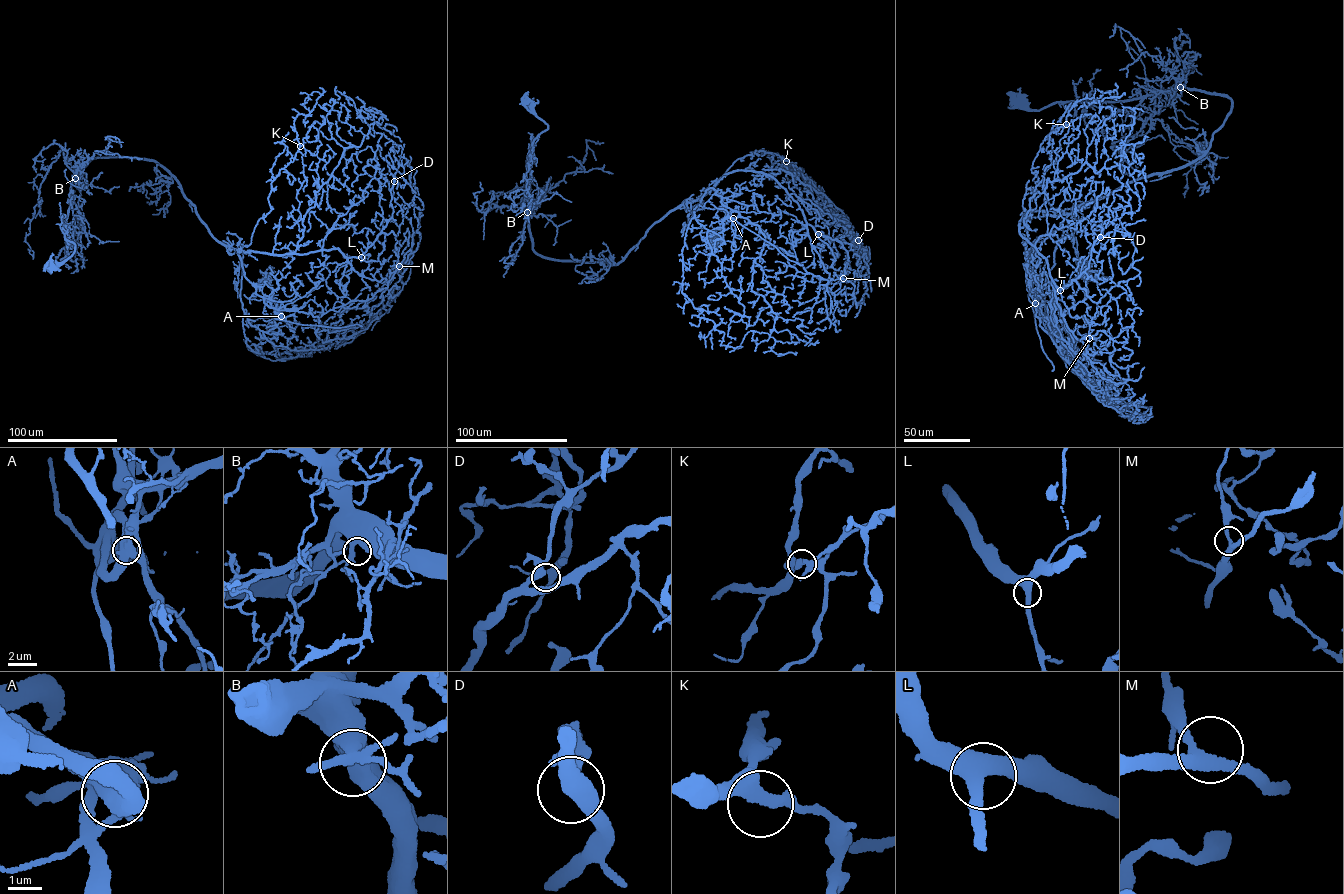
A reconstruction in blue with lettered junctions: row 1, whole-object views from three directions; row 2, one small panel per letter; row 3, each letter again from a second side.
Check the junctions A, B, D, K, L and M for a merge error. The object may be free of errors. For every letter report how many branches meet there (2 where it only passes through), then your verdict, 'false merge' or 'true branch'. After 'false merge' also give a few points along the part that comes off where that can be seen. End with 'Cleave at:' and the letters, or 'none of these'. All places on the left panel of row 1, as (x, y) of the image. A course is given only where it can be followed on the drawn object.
A: 4 branches meet; false merge; foreign part runs (282, 316), (277, 317), (305, 325), (362, 326)
B: 3 branches meet; true branch
D: 3 branches meet; true branch
K: 3 branches meet; true branch
L: 3 branches meet; true branch
M: 3 branches meet; true branch
Cleave at: A

